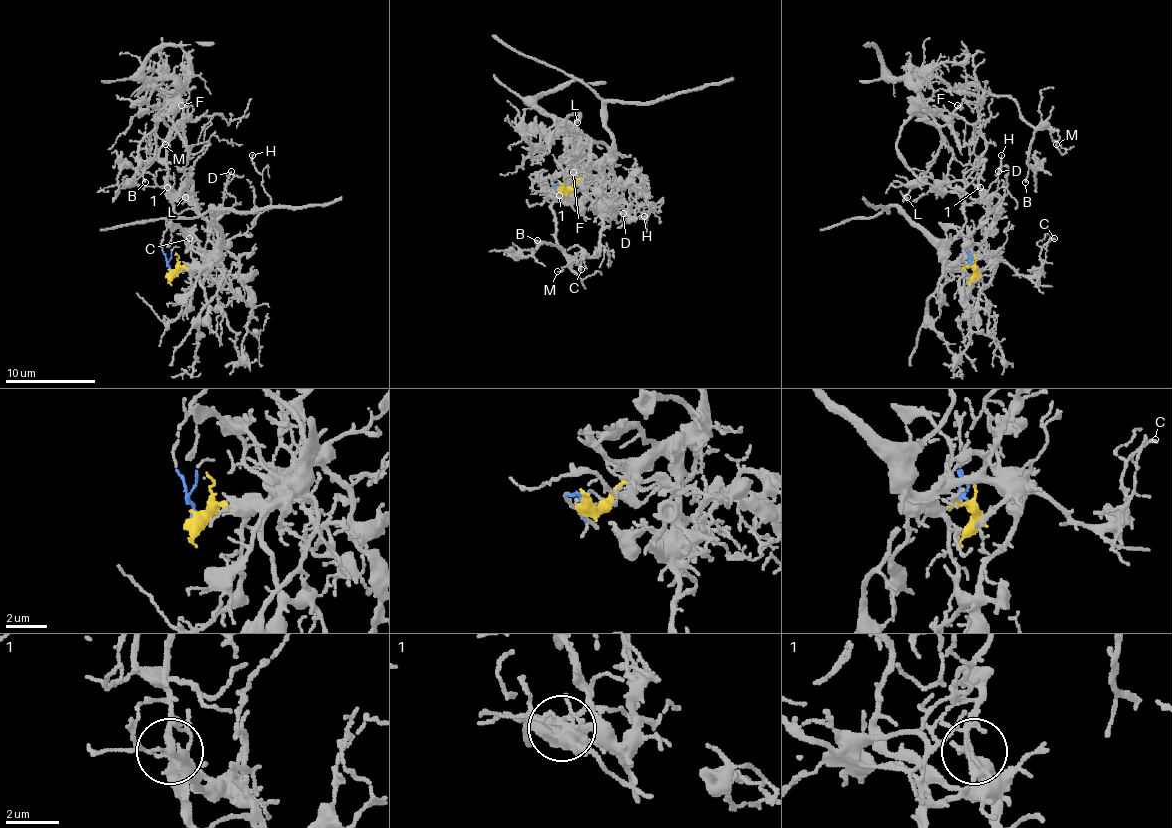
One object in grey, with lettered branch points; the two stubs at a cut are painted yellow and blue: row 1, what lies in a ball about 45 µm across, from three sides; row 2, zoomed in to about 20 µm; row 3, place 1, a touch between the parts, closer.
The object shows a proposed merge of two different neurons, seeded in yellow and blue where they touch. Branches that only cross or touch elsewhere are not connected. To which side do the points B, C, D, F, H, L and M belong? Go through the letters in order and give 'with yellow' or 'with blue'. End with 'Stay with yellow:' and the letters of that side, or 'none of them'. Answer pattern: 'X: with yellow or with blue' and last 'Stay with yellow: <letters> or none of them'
B: with blue
C: with yellow
D: with yellow
F: with blue
H: with yellow
L: with blue
M: with blue
Stay with yellow: C, D, H

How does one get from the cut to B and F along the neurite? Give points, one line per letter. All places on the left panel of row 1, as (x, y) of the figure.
B: (169, 270), (160, 241), (172, 193), (156, 155), (165, 94), (169, 130), (145, 182)
F: (169, 270), (160, 241), (174, 216), (172, 200), (178, 198), (165, 180), (165, 151), (181, 117), (181, 106)

